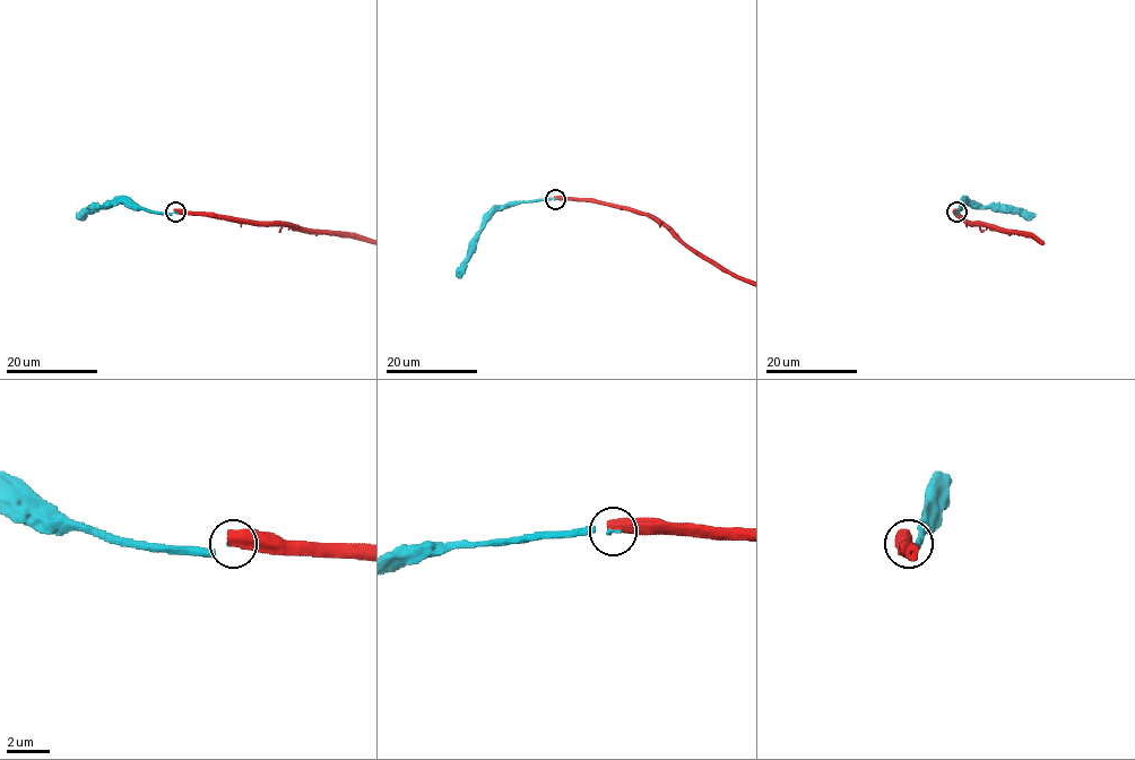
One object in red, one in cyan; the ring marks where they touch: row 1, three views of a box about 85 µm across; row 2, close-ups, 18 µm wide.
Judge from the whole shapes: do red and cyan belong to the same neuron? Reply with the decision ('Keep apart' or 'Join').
Keep apart

